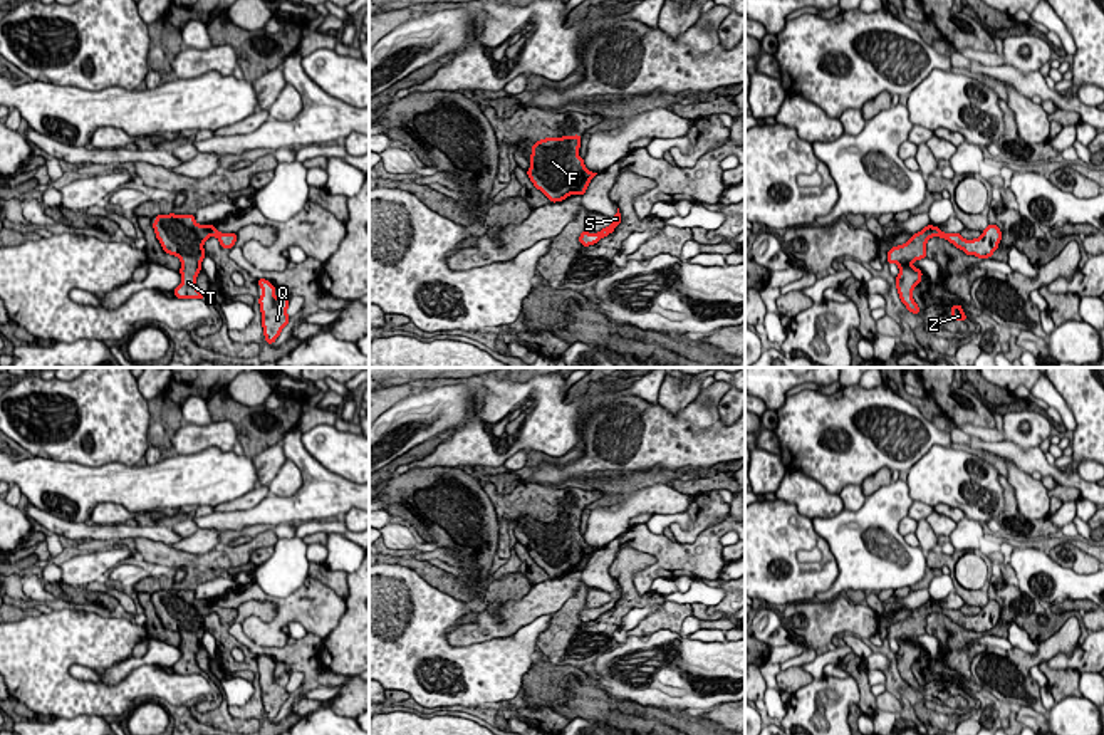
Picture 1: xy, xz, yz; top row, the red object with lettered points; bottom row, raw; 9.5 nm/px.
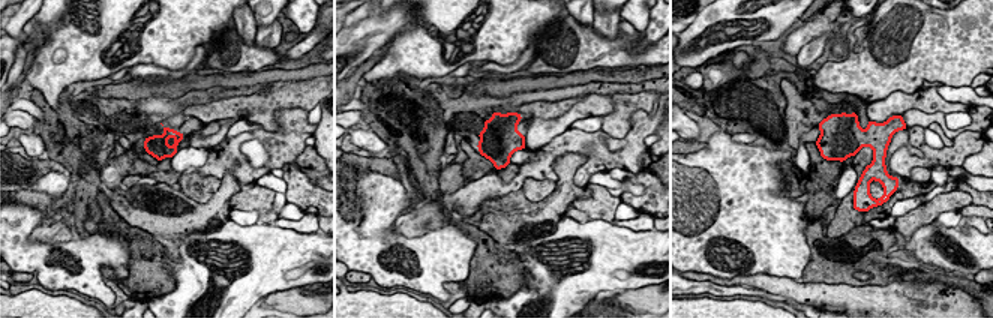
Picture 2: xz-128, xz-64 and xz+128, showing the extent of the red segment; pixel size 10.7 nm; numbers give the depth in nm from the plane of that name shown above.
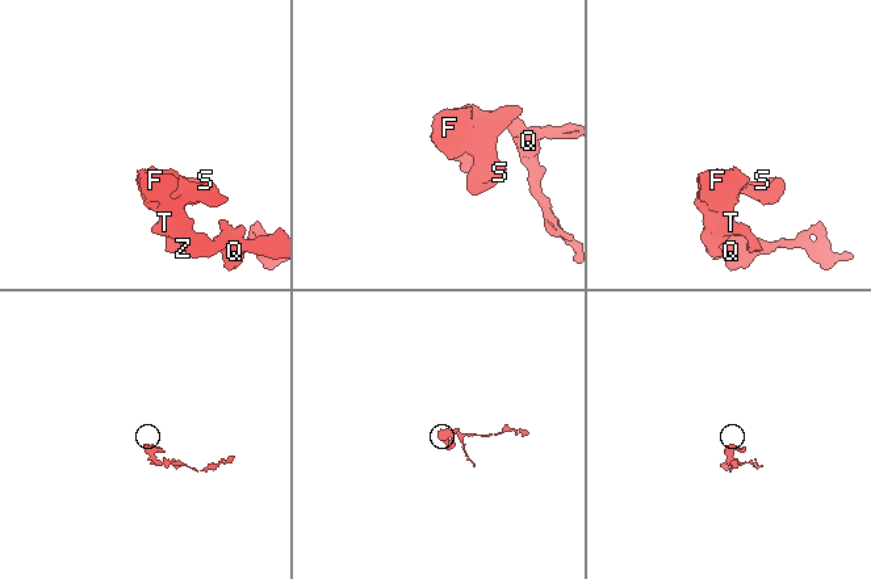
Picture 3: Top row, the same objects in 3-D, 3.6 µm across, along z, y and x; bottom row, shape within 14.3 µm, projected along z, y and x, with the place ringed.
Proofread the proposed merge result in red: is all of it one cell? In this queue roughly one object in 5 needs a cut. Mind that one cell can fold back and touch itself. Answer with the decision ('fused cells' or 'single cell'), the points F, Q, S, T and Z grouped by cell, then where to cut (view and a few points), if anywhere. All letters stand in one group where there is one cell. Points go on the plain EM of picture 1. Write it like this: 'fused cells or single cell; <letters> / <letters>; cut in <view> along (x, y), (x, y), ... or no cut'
single cell; F Q S T Z; no cut

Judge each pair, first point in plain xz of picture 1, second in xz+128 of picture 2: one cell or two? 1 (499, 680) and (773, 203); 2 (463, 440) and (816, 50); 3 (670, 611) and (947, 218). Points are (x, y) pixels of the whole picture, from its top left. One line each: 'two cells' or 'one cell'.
1: one cell
2: two cells
3: two cells

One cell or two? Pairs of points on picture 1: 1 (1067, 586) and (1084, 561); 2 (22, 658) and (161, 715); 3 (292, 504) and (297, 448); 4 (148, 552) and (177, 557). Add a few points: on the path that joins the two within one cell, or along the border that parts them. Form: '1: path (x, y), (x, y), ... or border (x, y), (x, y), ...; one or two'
1: border (1049, 554), (1062, 566), (1086, 574); two
2: border (171, 708), (156, 700), (145, 700), (130, 712); two
3: path (306, 492), (309, 489), (309, 467), (306, 462); one
4: path (155, 552), (170, 557); one

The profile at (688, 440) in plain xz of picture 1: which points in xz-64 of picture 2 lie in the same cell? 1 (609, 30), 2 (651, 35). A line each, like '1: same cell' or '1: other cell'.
1: other cell
2: other cell

